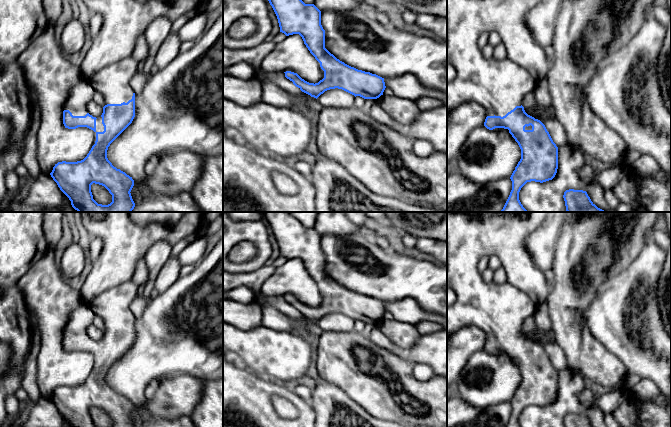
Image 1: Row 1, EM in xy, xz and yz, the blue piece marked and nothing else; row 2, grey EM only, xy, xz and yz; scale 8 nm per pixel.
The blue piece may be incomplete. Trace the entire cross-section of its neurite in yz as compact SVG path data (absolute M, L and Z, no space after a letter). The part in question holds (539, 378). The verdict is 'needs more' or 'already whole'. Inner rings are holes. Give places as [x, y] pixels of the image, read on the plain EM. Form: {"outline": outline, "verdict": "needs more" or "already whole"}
{"outline": "M447 212L447 285L456 292L455 302L447 307L447 338L466 326L476 326L487 335L484 350L493 354L504 352L509 355L521 373L521 383L510 403L512 414L506 427L521 427L519 416L531 405L552 404L558 393L558 371L553 366L545 349L528 339L522 330L523 322L533 317L537 306L547 301L549 286L546 274L539 268L527 249L529 235L543 225L551 212ZM484 255L496 255L504 267L507 280L504 284L486 283L477 269L479 259Z", "verdict": "needs more"}

